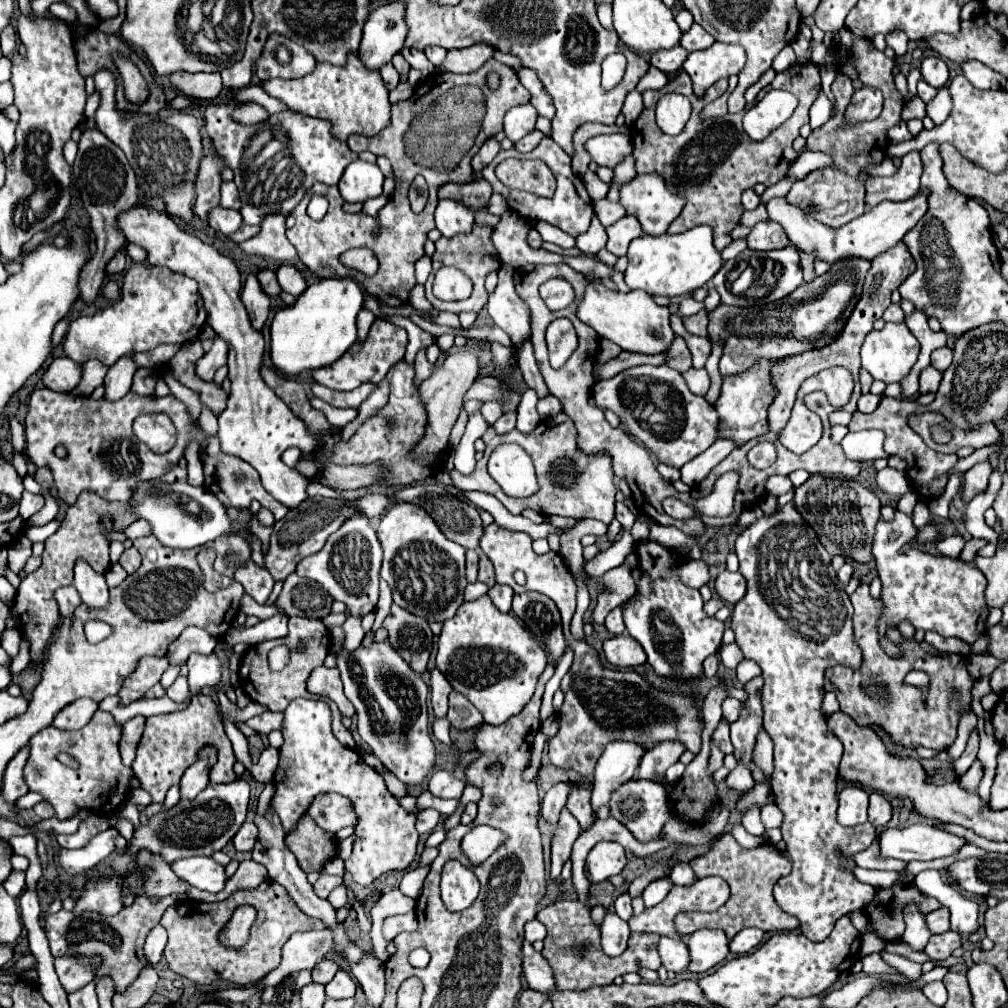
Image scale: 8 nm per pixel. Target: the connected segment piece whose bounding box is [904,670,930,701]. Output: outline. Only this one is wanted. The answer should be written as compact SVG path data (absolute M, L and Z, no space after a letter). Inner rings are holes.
M919 670L910 671L906 675L904 681L907 684L912 684L921 687L923 689L923 698L925 701L928 692L929 682L930 682L930 679L925 672Z

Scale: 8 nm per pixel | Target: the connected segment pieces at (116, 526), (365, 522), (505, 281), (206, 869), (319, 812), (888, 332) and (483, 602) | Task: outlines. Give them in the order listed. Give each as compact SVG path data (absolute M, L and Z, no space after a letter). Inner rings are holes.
M82 492L76 504L68 508L58 532L46 540L42 566L22 580L10 612L14 622L18 624L18 630L30 640L32 664L38 664L42 660L44 648L48 646L54 628L58 628L60 612L58 612L56 600L52 598L52 592L60 586L72 584L72 568L78 558L88 560L88 564L92 564L96 572L106 572L110 566L110 558L108 558L110 540L106 538L106 534L122 532L122 528L130 526L136 520L138 520L138 514L134 514L134 504L132 508L128 508L128 502L108 502L94 492Z
M354 512L324 544L324 548L308 558L304 558L296 574L306 576L322 584L322 588L342 600L348 606L348 614L364 616L376 608L378 602L378 572L382 564L382 546L378 534L374 532L370 520L362 512Z
M502 268L498 272L500 282L488 298L488 314L494 324L510 336L514 348L518 350L526 340L530 340L530 310L516 294L512 274L512 268Z
M206 856L178 860L176 864L172 864L172 870L176 872L178 878L182 878L188 884L192 884L194 888L206 890L206 892L224 890L224 884L228 880L226 868Z
M320 794L308 808L308 814L328 832L338 832L346 826L356 826L358 816L348 798L340 794Z
M886 322L882 330L872 330L866 336L866 342L862 344L862 368L866 368L874 376L874 380L882 380L886 384L900 382L916 364L918 352L920 352L920 344L904 322L900 324Z
M488 596L464 602L456 616L442 624L438 670L482 712L486 724L504 724L520 714L534 696L538 676L548 664L548 652L530 633L522 620L500 612ZM506 658L514 658L514 666L506 666Z

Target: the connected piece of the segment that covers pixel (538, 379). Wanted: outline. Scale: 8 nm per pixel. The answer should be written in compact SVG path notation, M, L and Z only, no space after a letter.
M526 342L520 352L518 352L518 368L522 370L522 376L524 376L524 382L536 390L538 398L546 398L550 396L542 376L540 376L540 370L538 370L538 364L534 360L534 352L532 352L532 342Z

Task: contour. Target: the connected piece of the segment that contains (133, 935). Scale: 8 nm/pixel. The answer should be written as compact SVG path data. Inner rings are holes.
M170 894L162 900L154 900L148 896L136 896L134 904L114 916L104 916L100 912L66 912L60 910L46 918L46 936L50 942L52 956L104 956L104 964L98 968L96 980L104 974L110 974L116 982L116 992L124 992L128 984L140 974L148 960L144 956L144 940L148 932L160 922L166 908L186 900L186 894Z

